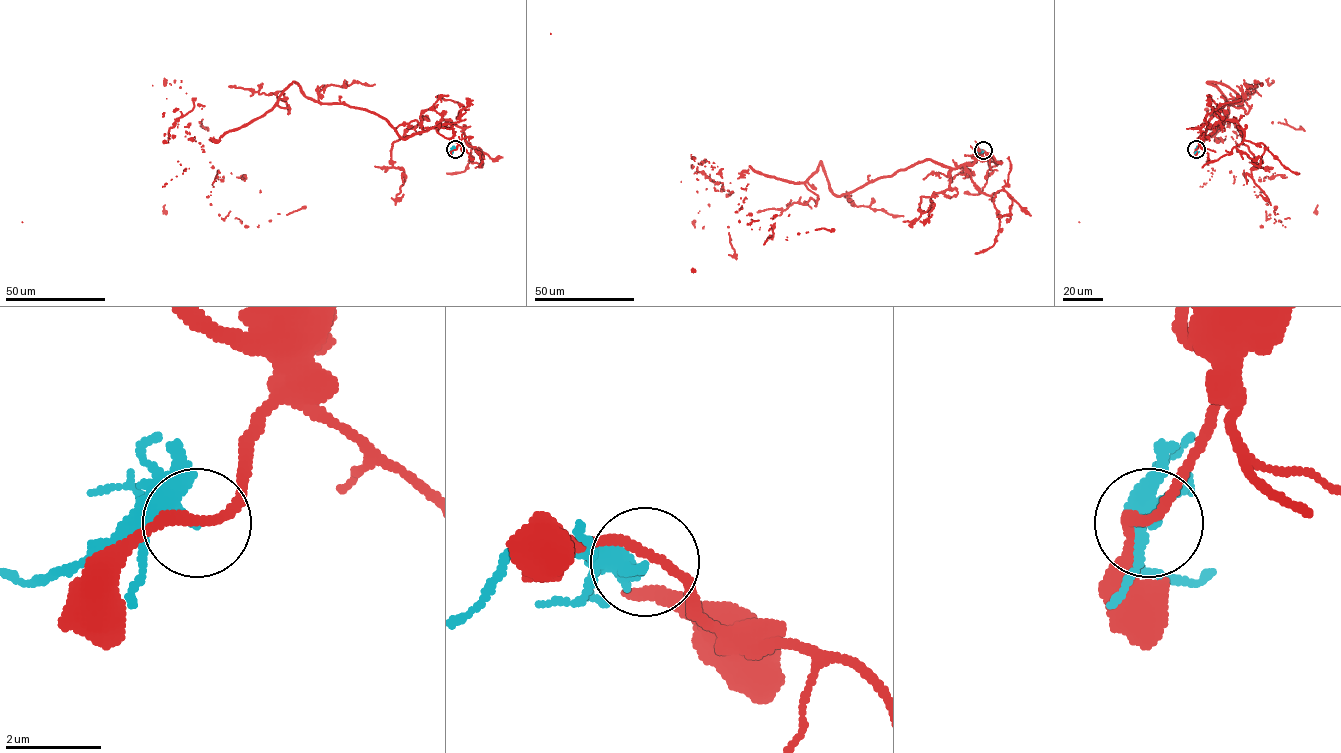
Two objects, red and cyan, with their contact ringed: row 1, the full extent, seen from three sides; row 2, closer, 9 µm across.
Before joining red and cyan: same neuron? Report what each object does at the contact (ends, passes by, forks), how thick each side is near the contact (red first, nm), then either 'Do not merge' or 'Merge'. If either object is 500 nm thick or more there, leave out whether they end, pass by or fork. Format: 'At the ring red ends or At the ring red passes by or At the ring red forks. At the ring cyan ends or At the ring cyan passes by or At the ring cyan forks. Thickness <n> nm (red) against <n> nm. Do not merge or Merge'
At the ring red passes by. At the ring cyan ends. Thickness 190 nm (red) against 260 nm. Do not merge

